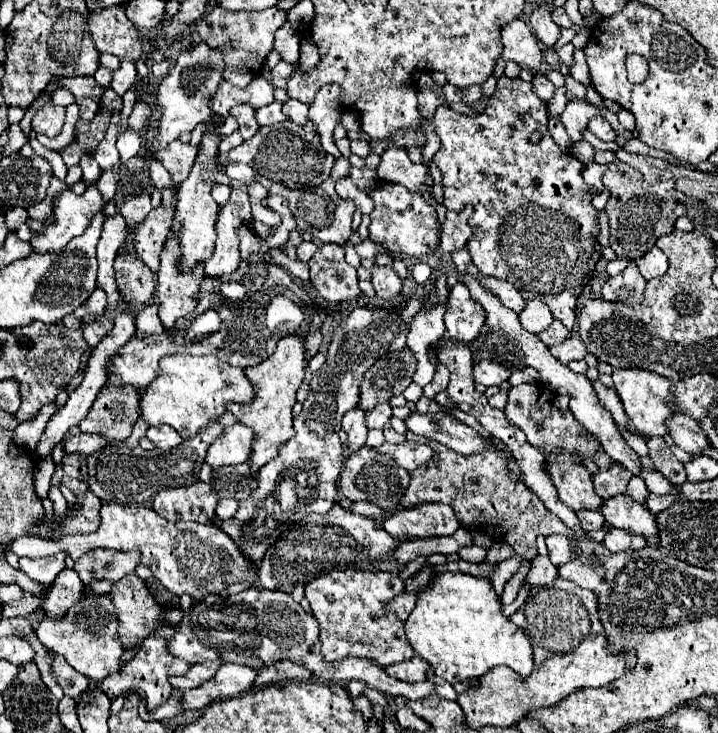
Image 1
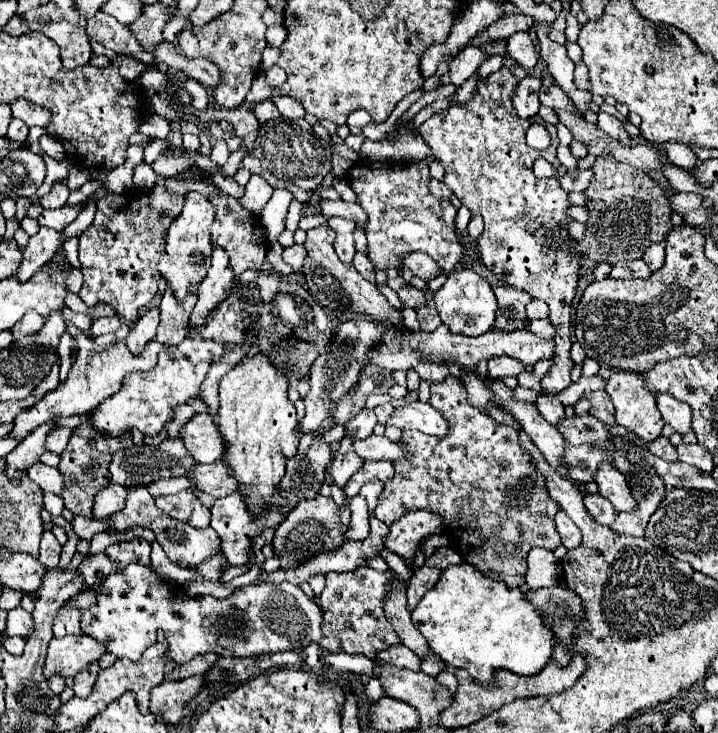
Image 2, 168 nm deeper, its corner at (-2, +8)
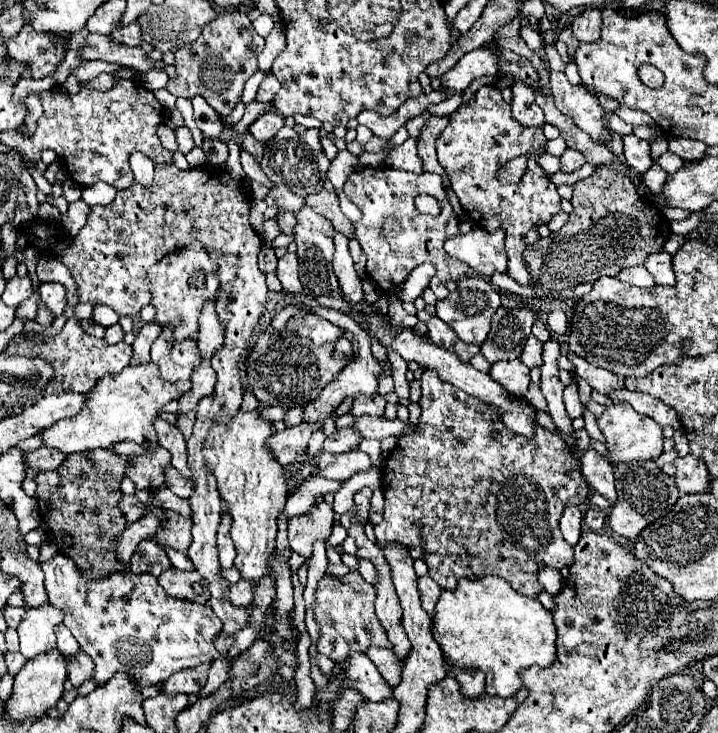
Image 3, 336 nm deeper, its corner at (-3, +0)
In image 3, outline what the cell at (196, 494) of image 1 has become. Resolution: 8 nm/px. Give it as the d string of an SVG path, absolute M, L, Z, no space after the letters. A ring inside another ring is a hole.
M167 510L165 524L161 524L161 528L155 534L157 546L185 552L191 542L191 524L191 518L183 518L181 514Z

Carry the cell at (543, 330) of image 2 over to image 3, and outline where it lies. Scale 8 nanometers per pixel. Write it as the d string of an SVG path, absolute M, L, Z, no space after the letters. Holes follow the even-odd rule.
M533 334L527 338L525 342L525 348L523 348L523 354L521 354L521 362L529 368L535 368L535 366L541 366L541 352L543 352L543 342L539 342Z

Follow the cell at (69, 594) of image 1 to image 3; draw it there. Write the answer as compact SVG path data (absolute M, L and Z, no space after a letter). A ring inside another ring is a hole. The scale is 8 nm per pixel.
M57 626L55 628L55 634L57 634L57 650L65 656L73 656L77 650L79 650L79 644L77 640L73 638L73 634L65 628L65 626Z

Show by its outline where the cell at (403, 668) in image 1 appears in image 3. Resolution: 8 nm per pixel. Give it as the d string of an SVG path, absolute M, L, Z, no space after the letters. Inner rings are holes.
M369 648L367 652L367 658L377 666L379 674L385 678L385 682L389 682L389 686L397 686L401 682L401 664L399 660L395 658L393 650L387 650L387 648Z

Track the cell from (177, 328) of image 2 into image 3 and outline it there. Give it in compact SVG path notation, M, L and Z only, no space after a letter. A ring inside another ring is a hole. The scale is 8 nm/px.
M171 328L161 332L151 346L151 361L159 366L161 378L167 382L189 380L199 362L195 340L172 341Z

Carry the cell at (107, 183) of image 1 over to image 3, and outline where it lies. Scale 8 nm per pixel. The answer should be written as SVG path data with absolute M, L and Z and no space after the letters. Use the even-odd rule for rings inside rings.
M45 282L39 288L41 300L45 302L45 306L55 314L61 316L65 306L67 306L67 298L65 298L65 286L59 282Z

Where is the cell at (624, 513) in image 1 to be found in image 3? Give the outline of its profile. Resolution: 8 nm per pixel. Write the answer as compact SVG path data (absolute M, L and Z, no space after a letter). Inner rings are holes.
M587 448L579 456L579 460L581 460L581 474L587 480L587 484L591 488L595 488L595 492L605 496L609 502L615 502L617 492L615 492L613 466L601 454L597 454L593 448Z

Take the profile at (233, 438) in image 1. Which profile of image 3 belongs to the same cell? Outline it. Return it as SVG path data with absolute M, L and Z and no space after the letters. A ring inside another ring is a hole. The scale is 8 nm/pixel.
M155 418L153 428L157 430L159 446L163 446L171 452L171 466L189 478L191 470L187 468L187 446L185 446L185 438L179 432L179 428L173 424L167 424L161 418Z

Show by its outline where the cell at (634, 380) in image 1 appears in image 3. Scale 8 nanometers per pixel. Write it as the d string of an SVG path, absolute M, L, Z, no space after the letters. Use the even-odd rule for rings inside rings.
M611 404L607 406L605 414L599 418L599 430L605 436L607 446L607 462L621 464L621 462L639 462L639 460L657 460L663 452L663 434L661 426L639 412L635 412L629 404Z

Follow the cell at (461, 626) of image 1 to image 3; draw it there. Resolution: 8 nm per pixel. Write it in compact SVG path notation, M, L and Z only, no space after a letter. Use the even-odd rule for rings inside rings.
M487 576L483 580L463 578L455 592L443 592L435 606L435 622L431 624L433 638L439 642L443 654L459 668L475 668L487 674L487 694L509 698L521 688L519 670L533 664L549 666L555 660L555 640L557 626L553 616L537 598L523 596L511 588L501 576Z

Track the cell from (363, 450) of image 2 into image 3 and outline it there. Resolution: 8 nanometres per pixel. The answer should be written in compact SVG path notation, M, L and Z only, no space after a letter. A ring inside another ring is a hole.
M321 452L315 460L315 474L329 480L345 480L355 472L371 468L371 460L365 452L345 452L345 454L329 454Z

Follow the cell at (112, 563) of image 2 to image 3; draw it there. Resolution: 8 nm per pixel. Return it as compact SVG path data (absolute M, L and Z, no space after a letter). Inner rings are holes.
M145 540L139 544L137 552L131 558L131 572L143 574L149 572L153 576L159 576L163 570L173 568L171 560L167 558L165 550L161 550L153 540Z

